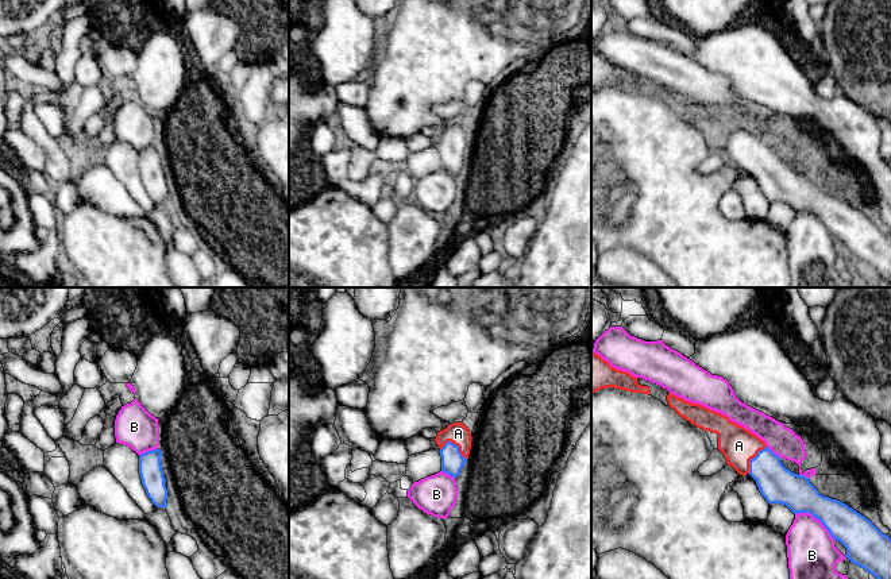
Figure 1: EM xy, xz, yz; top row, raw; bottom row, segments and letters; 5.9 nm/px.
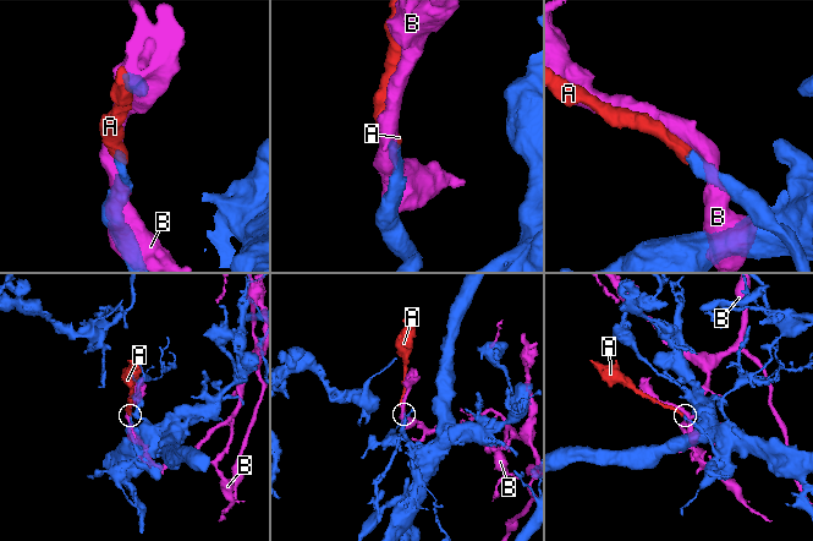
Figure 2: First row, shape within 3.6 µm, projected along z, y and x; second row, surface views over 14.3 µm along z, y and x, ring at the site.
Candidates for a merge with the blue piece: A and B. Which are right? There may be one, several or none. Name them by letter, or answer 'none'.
A

